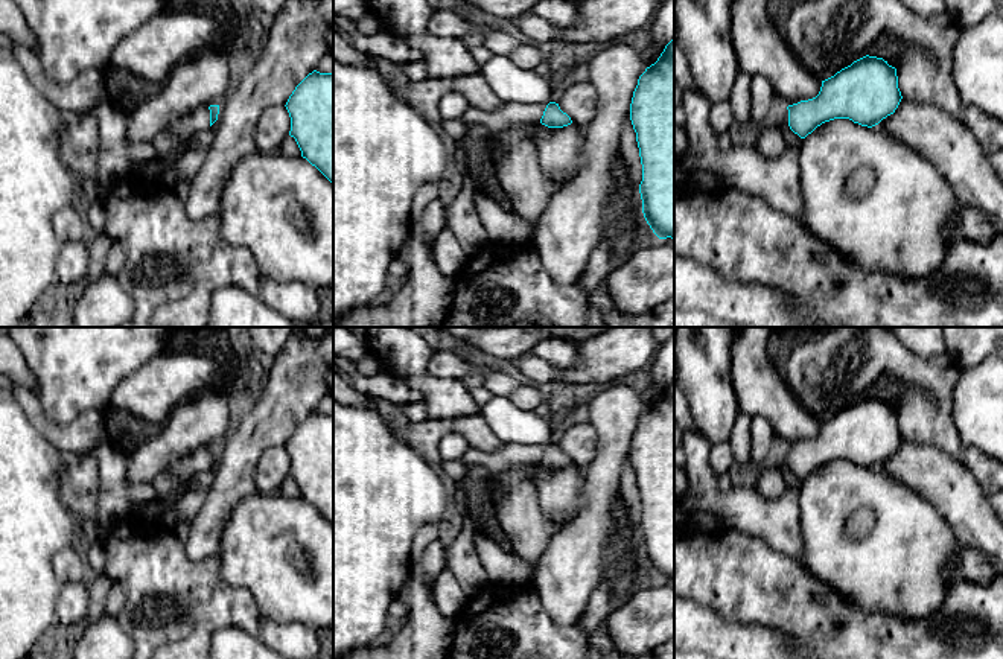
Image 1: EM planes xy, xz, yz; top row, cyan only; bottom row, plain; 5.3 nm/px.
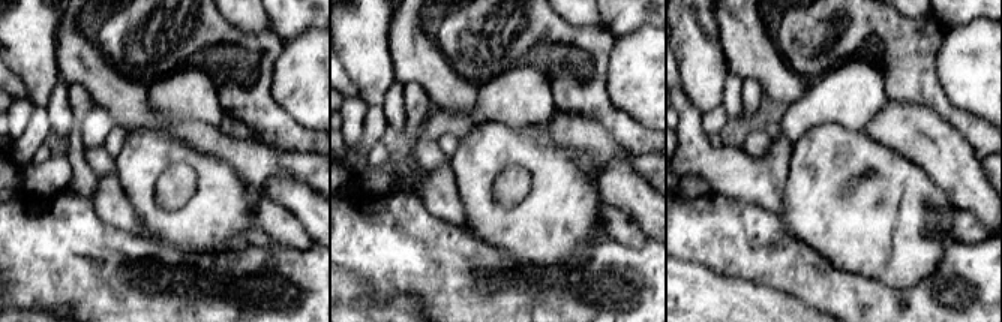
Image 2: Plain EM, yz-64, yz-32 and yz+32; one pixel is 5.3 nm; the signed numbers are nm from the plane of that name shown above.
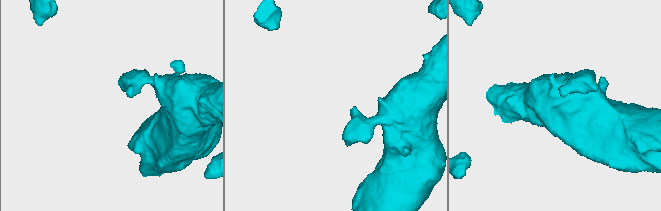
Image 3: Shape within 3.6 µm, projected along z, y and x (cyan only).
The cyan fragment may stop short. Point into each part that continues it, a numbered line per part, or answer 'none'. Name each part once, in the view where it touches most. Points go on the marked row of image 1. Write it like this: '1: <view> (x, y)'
1: xy (184, 127)

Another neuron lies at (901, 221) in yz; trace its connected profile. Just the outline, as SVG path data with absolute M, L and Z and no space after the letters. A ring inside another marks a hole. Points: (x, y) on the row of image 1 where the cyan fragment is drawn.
M834 119L802 140L798 161L804 202L804 216L798 221L811 234L872 272L918 280L927 279L942 266L947 248L957 236L957 212L962 204L936 166L915 149L890 138L877 126L868 128L849 119Z

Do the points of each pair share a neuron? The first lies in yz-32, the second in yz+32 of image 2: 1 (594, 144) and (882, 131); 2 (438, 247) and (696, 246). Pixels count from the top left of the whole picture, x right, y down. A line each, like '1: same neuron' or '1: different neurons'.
1: same neuron
2: same neuron

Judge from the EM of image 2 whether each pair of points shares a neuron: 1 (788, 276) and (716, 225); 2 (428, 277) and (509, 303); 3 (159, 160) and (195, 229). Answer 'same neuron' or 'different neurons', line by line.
1: same neuron
2: same neuron
3: same neuron

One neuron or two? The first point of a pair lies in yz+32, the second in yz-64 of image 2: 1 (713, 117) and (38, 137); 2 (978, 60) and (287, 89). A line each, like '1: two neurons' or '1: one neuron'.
1: one neuron
2: one neuron

